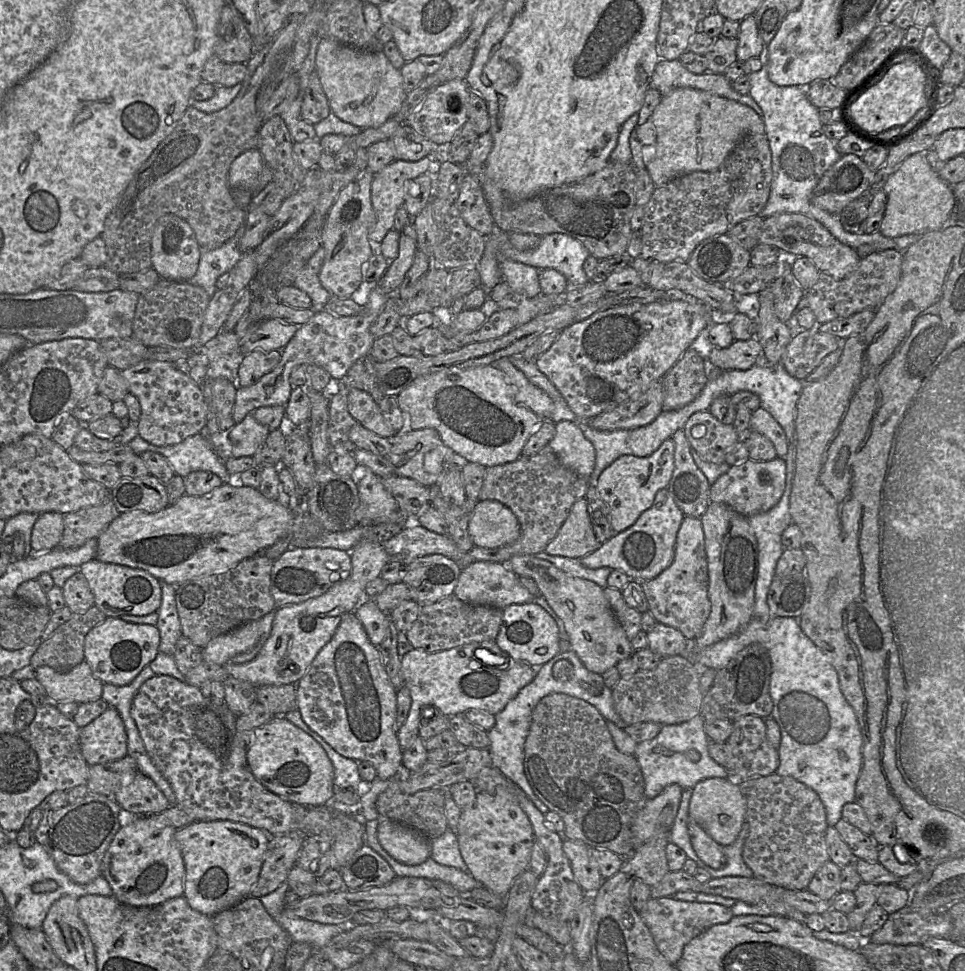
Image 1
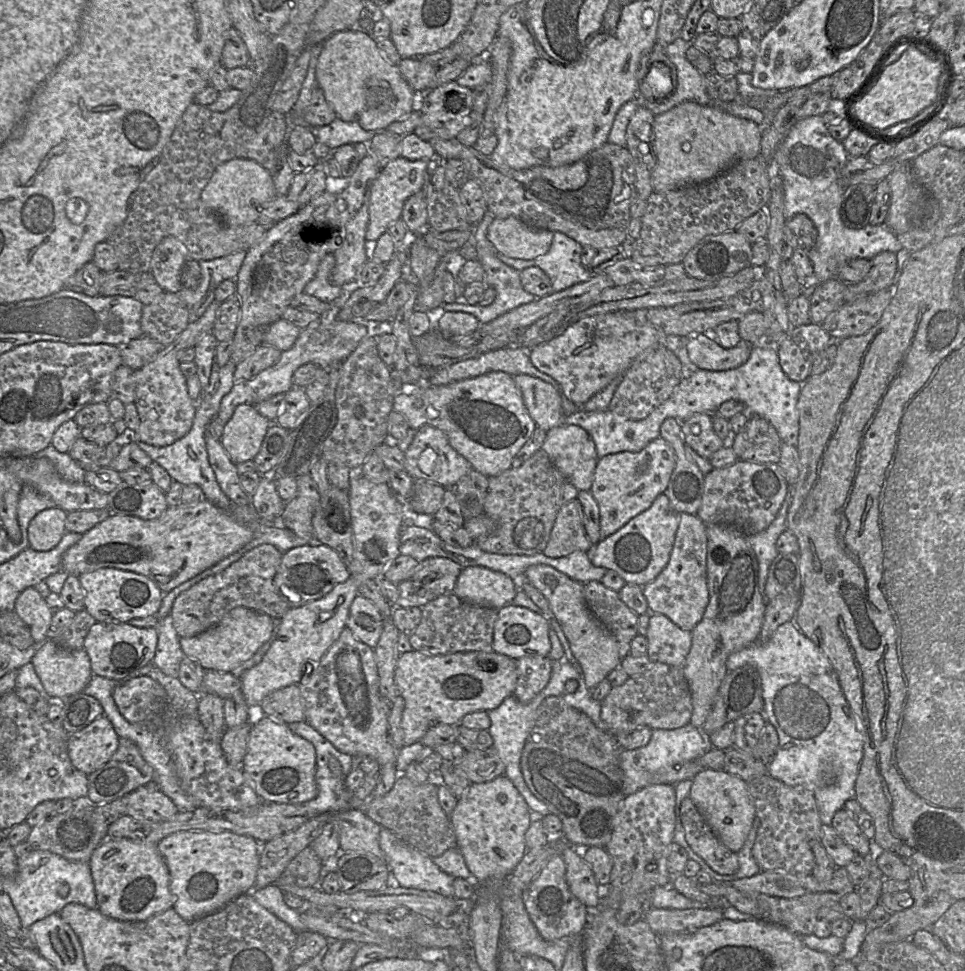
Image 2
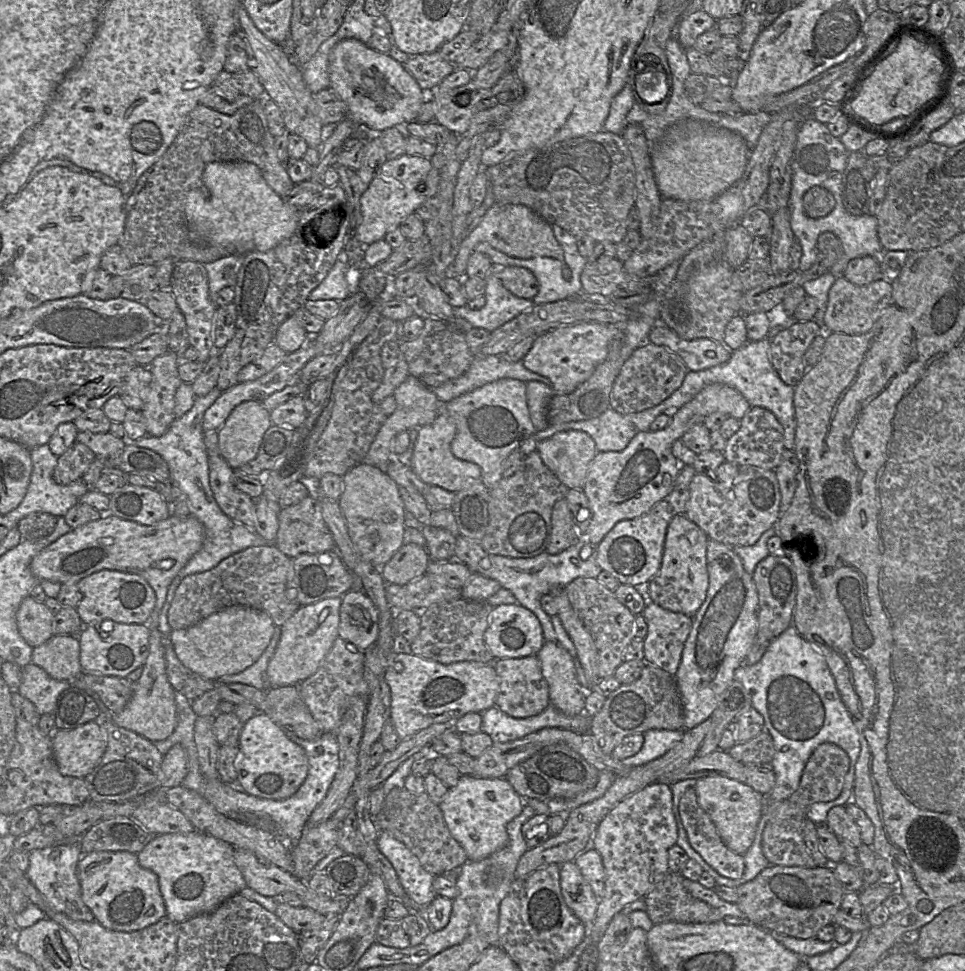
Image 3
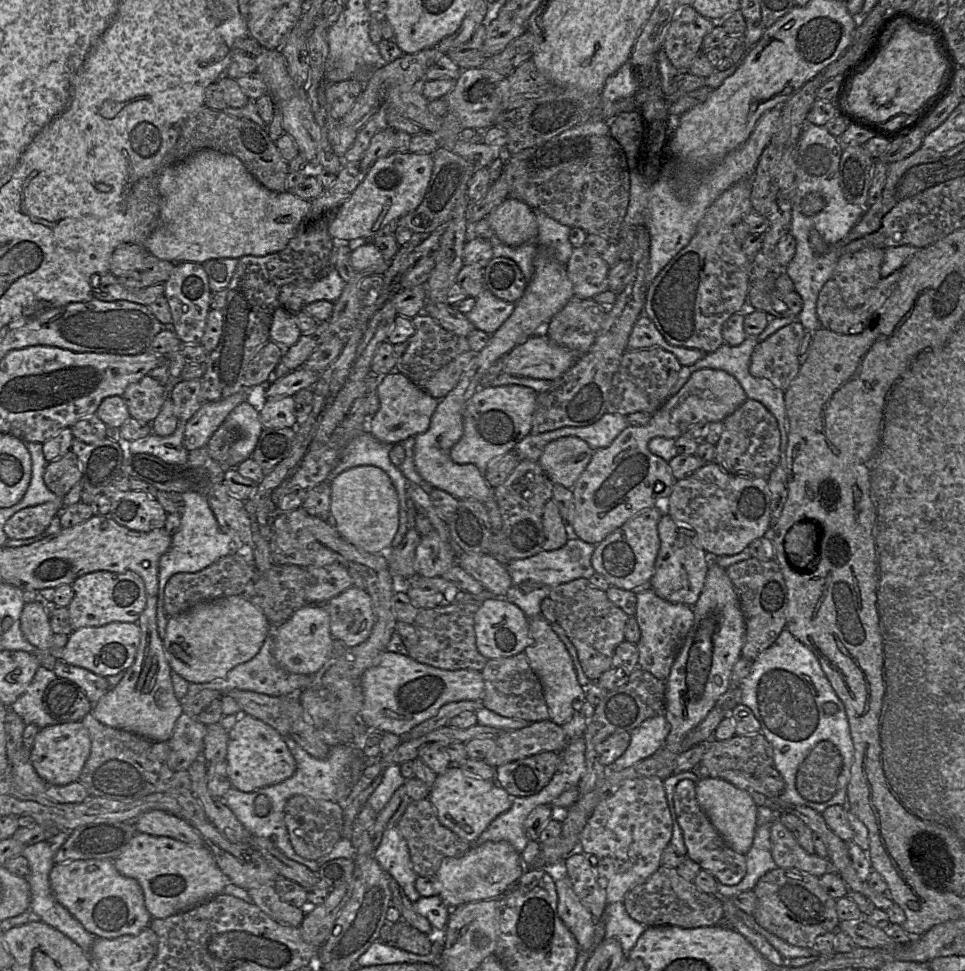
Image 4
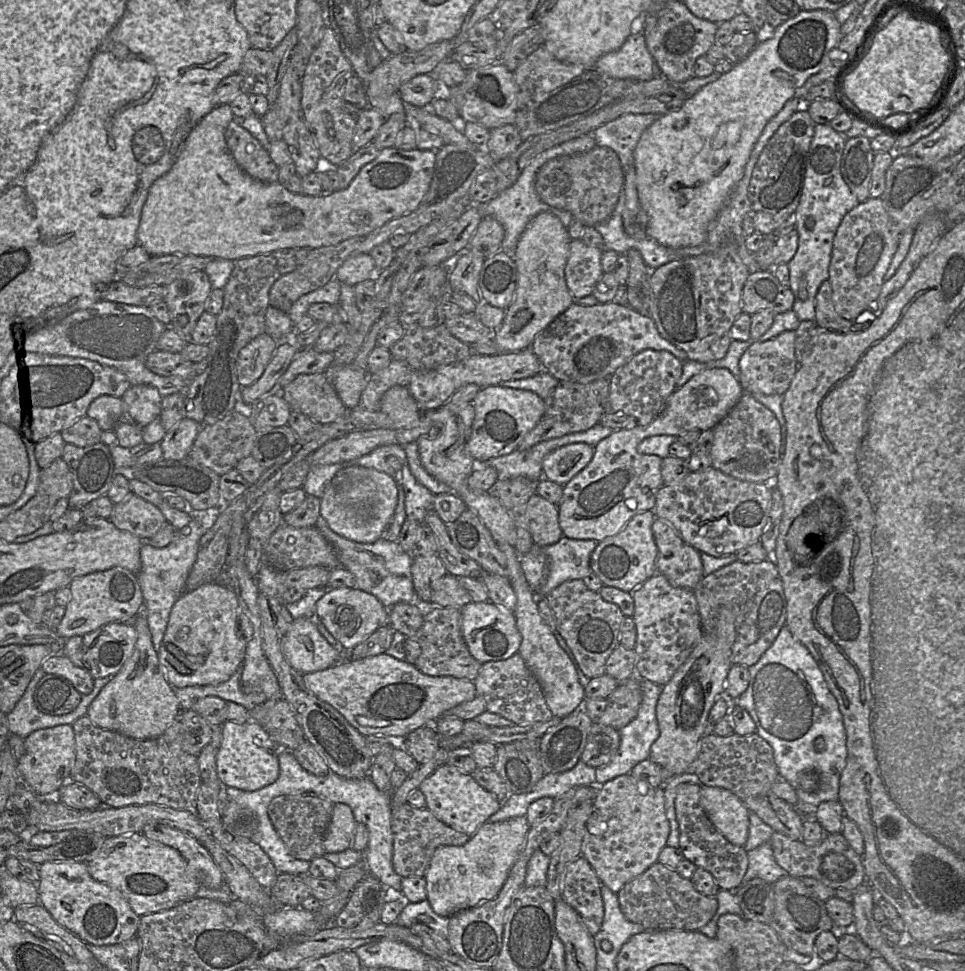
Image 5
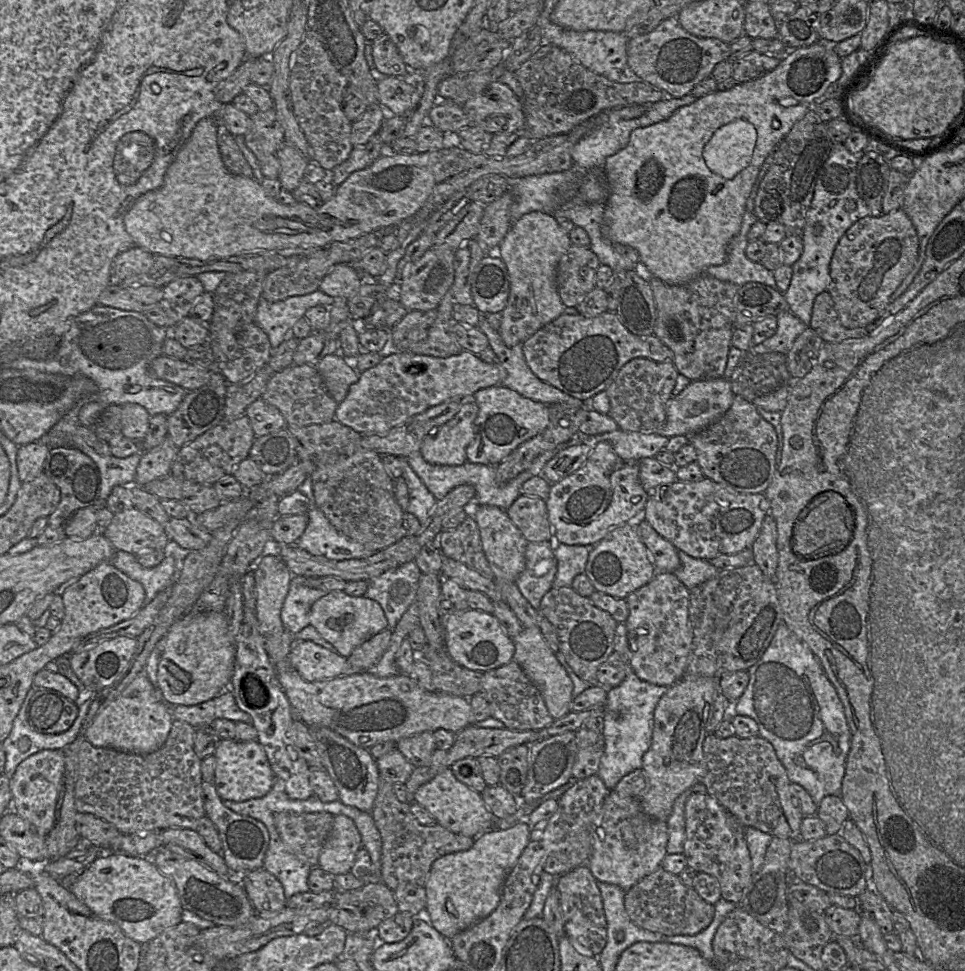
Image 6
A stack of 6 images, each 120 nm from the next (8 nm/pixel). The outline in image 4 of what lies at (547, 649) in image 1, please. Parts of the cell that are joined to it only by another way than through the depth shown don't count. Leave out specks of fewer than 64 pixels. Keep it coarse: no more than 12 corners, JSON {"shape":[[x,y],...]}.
{"shape":[[504,598],[480,605],[474,629],[488,660],[532,643],[529,618]]}

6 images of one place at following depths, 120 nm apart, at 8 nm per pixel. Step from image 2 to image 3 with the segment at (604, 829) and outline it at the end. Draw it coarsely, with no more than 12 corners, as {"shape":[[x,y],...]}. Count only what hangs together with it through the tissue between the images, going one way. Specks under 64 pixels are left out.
{"shape":[[565,744],[543,747],[505,779],[522,798],[573,798],[599,771]]}

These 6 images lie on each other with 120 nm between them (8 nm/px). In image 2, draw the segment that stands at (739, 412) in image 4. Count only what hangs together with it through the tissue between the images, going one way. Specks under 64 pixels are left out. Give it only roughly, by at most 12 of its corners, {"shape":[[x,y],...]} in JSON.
{"shape":[[750,414],[728,443],[738,460],[778,463],[782,440]]}

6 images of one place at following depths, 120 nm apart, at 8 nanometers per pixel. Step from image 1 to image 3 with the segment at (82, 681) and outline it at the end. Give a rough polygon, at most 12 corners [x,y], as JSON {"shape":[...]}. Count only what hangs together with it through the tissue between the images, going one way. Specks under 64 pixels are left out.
{"shape":[[53,635],[32,663],[60,681],[83,672],[74,635]]}

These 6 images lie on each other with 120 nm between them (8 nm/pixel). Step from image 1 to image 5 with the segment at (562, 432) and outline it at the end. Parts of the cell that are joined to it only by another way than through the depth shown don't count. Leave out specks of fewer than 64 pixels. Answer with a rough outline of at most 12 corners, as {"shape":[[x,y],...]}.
{"shape":[[587,443],[563,445],[543,460],[543,477],[567,484],[592,460]]}

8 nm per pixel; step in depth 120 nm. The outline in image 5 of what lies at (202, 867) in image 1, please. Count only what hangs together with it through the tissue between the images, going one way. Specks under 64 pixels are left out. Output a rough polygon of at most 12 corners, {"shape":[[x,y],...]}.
{"shape":[[142,832],[106,837],[87,862],[139,916],[201,887],[178,850]]}

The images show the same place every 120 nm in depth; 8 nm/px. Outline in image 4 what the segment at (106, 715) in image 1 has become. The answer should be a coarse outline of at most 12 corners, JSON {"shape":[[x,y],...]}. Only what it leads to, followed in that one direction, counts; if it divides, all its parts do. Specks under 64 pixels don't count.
{"shape":[[78,722],[36,734],[30,761],[47,783],[79,779],[89,757]]}

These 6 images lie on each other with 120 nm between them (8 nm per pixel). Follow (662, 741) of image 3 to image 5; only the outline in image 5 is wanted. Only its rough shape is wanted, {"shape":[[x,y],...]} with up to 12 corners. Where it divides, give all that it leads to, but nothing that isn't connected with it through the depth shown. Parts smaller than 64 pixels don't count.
{"shape":[[639,679],[637,715],[619,729],[620,746],[595,768],[602,785],[649,758],[659,737],[656,705],[662,687]]}

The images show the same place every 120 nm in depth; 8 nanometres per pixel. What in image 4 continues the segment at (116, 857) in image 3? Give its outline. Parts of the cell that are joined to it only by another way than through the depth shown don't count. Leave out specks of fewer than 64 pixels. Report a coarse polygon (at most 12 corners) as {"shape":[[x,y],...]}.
{"shape":[[111,859],[56,863],[56,900],[90,933],[138,934],[143,890]]}

